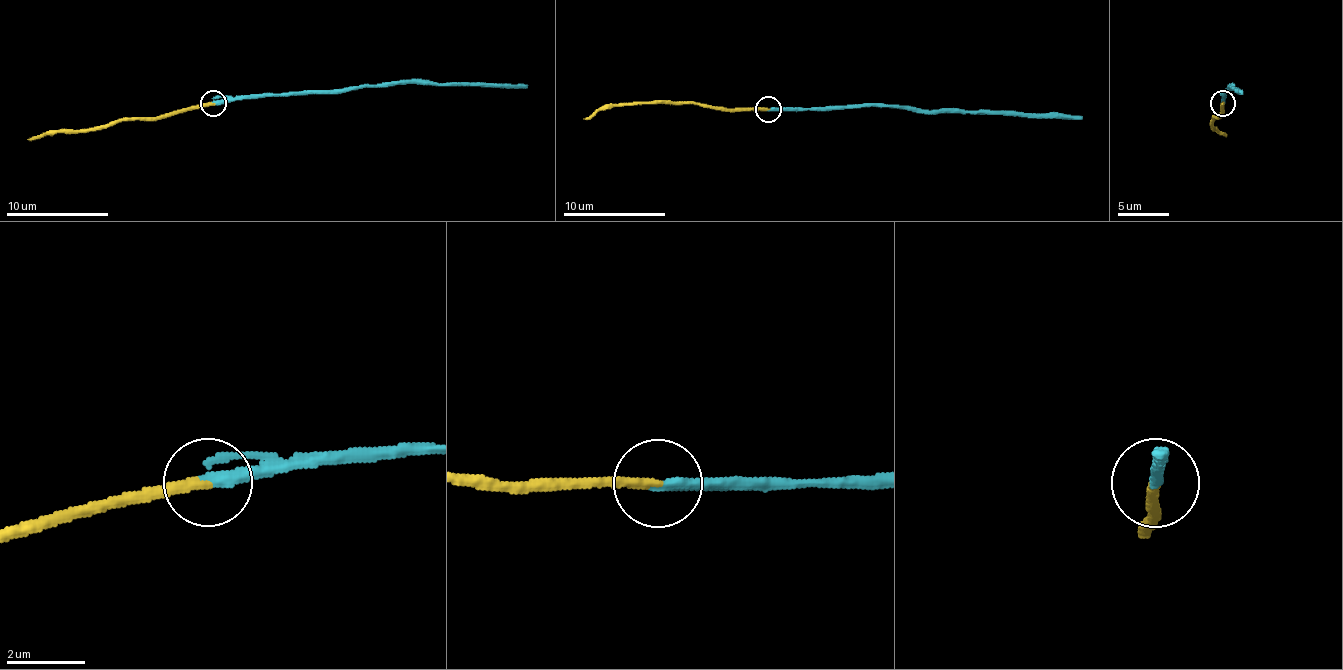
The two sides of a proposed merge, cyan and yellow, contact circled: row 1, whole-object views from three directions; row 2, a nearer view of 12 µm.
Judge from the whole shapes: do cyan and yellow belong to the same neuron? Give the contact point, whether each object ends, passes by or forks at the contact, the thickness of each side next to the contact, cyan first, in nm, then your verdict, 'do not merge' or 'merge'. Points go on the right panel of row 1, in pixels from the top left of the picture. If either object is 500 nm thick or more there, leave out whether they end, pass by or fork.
(1222, 103) | cyan ends | yellow ends | 360/260 nm | merge

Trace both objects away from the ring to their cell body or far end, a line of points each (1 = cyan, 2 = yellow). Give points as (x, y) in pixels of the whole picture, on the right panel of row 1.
1: (1223, 104), (1225, 94), (1231, 87), (1243, 92)
2: (1223, 104), (1211, 126), (1225, 136)

